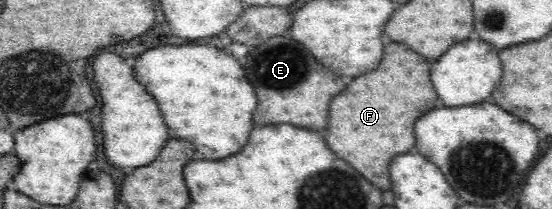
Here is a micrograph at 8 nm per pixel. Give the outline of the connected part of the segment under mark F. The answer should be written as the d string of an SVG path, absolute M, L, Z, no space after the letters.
M389 44L383 48L383 58L377 70L355 78L339 96L335 96L329 104L329 124L325 130L327 146L345 162L349 162L359 174L363 174L375 188L389 190L389 164L391 158L397 154L409 152L409 148L415 144L413 136L413 124L415 120L431 110L431 108L441 108L439 98L431 86L429 80L429 64L423 56L415 54L409 50L405 44Z

